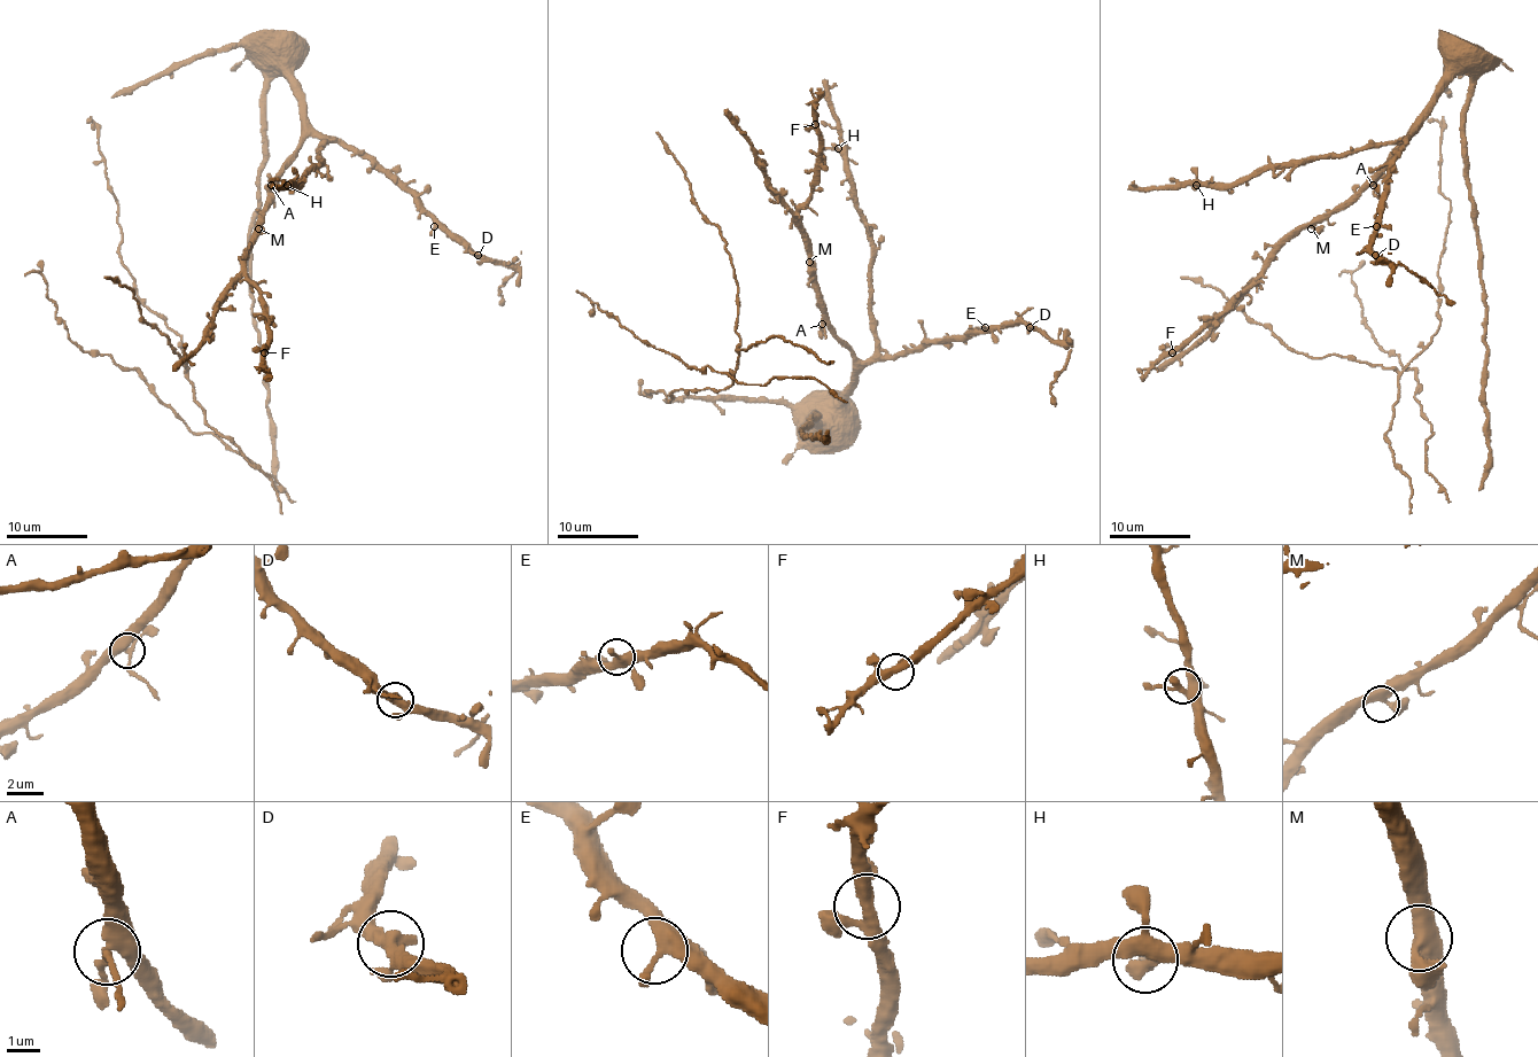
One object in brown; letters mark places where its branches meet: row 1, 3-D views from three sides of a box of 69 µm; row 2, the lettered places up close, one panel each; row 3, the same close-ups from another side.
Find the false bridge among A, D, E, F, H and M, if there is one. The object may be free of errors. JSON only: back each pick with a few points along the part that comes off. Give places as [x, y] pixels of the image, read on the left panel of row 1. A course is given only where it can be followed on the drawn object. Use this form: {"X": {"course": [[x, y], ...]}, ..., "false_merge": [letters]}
{"A": {"course": [[270, 185], [274, 208]]}, "false_merge": ["A"]}

